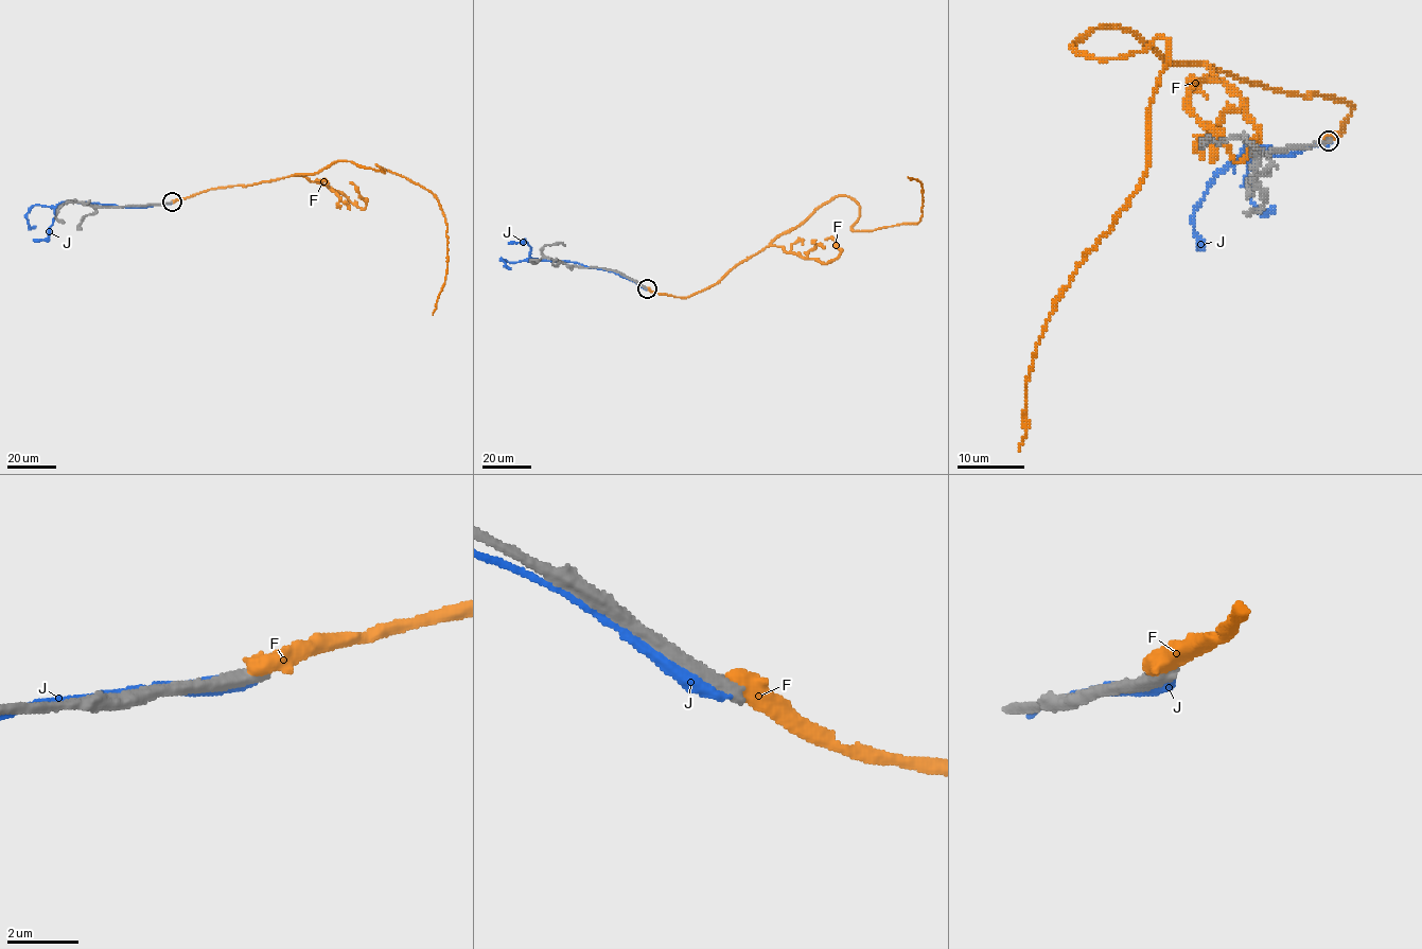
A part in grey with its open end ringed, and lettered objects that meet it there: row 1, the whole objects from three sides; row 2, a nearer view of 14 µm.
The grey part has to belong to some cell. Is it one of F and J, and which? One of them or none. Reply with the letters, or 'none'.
none

